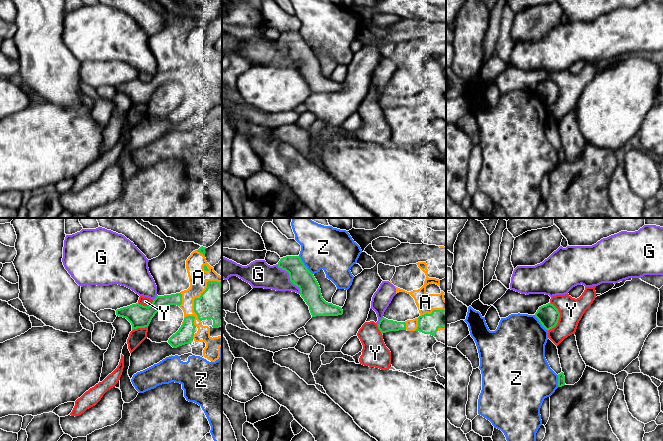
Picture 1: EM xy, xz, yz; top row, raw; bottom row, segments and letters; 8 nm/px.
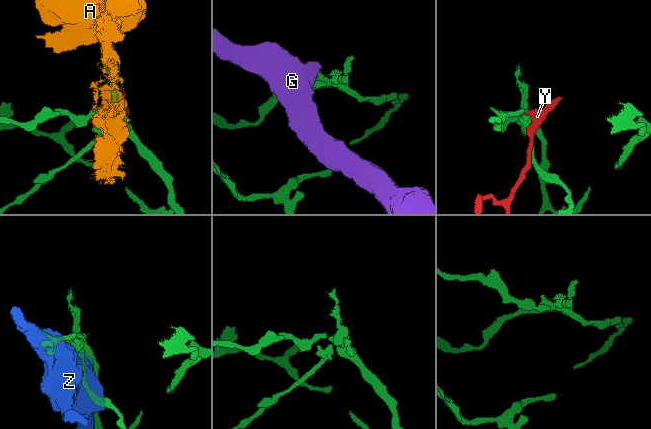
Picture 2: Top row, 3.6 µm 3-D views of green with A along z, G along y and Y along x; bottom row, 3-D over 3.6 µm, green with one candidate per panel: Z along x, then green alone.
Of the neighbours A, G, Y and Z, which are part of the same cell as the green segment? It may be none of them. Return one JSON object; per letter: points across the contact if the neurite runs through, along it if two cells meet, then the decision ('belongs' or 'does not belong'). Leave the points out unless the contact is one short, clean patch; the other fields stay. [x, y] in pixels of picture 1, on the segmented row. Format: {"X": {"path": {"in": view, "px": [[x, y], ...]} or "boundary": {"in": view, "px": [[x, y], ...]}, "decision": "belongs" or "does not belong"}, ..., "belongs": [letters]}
{"A": {"decision": "does not belong"}, "G": {"decision": "does not belong"}, "Y": {"decision": "does not belong"}, "Z": {"decision": "does not belong"}, "belongs": []}

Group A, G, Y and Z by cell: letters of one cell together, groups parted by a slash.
A / G / Y / Z

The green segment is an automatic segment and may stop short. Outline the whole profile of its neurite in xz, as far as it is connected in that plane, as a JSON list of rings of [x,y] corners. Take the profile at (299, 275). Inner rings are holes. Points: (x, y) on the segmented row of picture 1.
[[[299,256],[283,257],[277,265],[289,273],[290,281],[300,289],[300,295],[309,306],[312,317],[343,314],[341,307],[323,299],[317,280]]]

